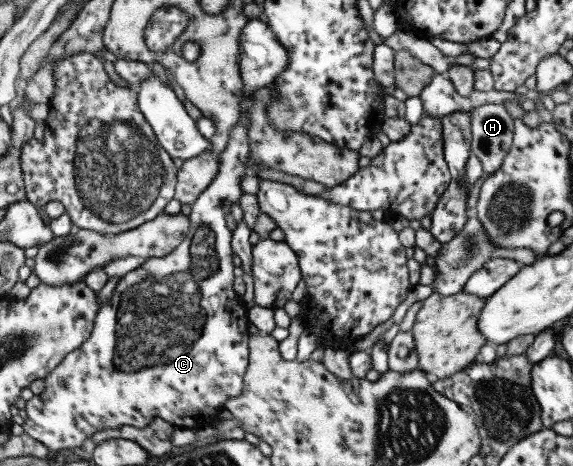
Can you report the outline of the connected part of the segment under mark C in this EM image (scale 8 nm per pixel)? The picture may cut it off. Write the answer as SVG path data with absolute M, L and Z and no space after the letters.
M250 18L246 22L246 26L242 28L240 34L240 75L242 75L242 83L244 83L244 100L240 102L240 120L234 124L232 132L230 132L230 140L228 146L221 152L219 171L217 176L210 181L210 185L200 194L200 197L192 204L192 214L189 218L191 221L191 231L188 232L186 240L182 242L173 252L162 256L156 260L154 257L144 262L142 265L135 268L133 272L128 272L121 276L120 281L116 284L110 299L106 300L104 305L99 308L95 317L94 327L91 335L86 339L80 348L72 350L68 353L62 362L58 364L50 375L44 378L45 388L39 395L34 395L30 400L26 401L26 419L23 423L24 433L30 435L32 438L42 442L50 450L62 450L62 448L78 448L82 446L82 442L86 438L91 438L93 433L100 432L106 429L112 429L124 425L134 426L136 428L144 428L158 417L166 420L170 424L176 425L178 428L186 428L196 430L204 428L204 426L214 426L217 419L223 416L224 402L228 398L236 398L240 396L243 388L244 374L248 366L249 348L249 318L248 308L244 303L244 299L236 294L232 287L234 280L234 265L232 243L232 231L226 226L226 215L231 212L234 205L239 204L240 198L243 196L243 189L241 182L243 177L248 173L246 170L246 158L248 158L250 144L248 144L248 127L250 127L250 105L252 105L252 95L254 91L258 91L260 87L270 84L274 78L278 76L278 72L284 72L288 64L288 49L284 45L280 45L276 33L270 30L268 23L260 21L260 19Z

